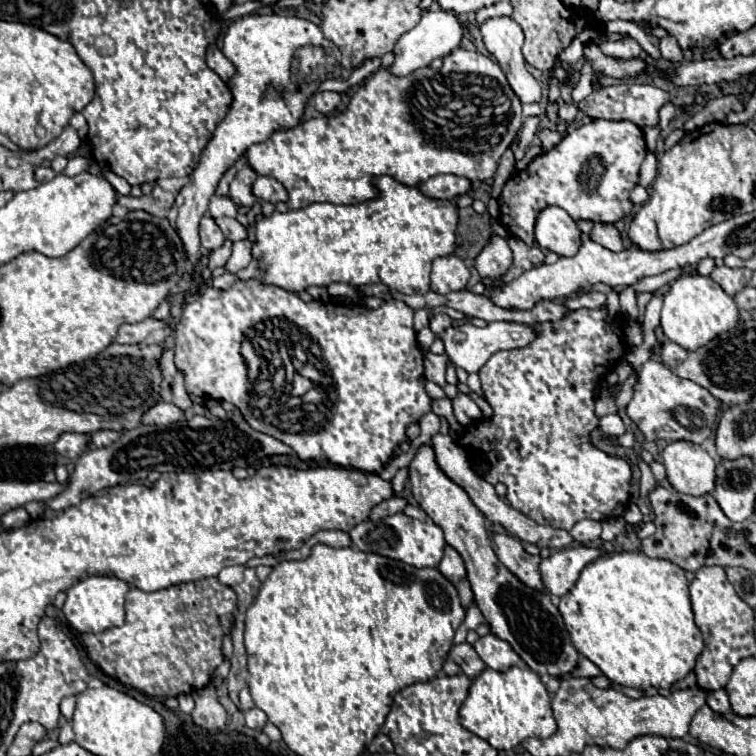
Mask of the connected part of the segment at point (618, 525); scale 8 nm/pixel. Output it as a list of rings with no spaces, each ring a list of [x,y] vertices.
[[[623,518],[603,520],[603,534],[601,534],[601,538],[603,538],[605,542],[615,540],[615,538],[623,532],[623,526],[625,526],[625,520],[623,520]]]

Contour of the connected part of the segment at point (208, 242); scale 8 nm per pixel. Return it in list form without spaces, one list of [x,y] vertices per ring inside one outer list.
[[[203,216],[201,218],[201,246],[207,250],[215,250],[215,248],[221,248],[223,242],[225,242],[225,236],[215,224],[215,220],[211,216]]]

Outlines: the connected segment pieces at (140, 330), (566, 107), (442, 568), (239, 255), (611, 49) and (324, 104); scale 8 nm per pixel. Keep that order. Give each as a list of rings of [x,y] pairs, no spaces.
[[[147,318],[147,320],[137,322],[137,324],[123,324],[123,326],[119,328],[117,342],[119,342],[119,344],[139,344],[139,342],[143,342],[153,330],[165,328],[165,326],[167,326],[167,320],[155,320],[155,318]]]
[[[561,104],[561,106],[559,106],[559,118],[561,118],[563,122],[567,122],[567,124],[575,122],[577,112],[579,112],[579,108],[577,108],[575,104]]]
[[[451,546],[445,548],[445,556],[443,556],[443,560],[439,562],[439,572],[441,572],[451,584],[457,584],[457,582],[461,582],[461,580],[467,576],[463,558],[461,558]]]
[[[245,238],[245,240],[239,240],[233,244],[233,254],[231,258],[227,260],[225,268],[229,272],[239,272],[243,270],[247,264],[251,262],[251,242]]]
[[[625,38],[621,42],[613,42],[613,44],[607,44],[607,54],[609,56],[617,56],[621,60],[627,60],[627,58],[637,58],[641,54],[641,46],[633,40],[633,38]]]
[[[337,92],[315,94],[315,108],[321,114],[331,114],[339,104],[341,104],[341,94],[337,94]]]

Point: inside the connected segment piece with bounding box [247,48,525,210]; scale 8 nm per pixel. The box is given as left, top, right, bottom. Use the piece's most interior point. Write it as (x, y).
(460, 119)

